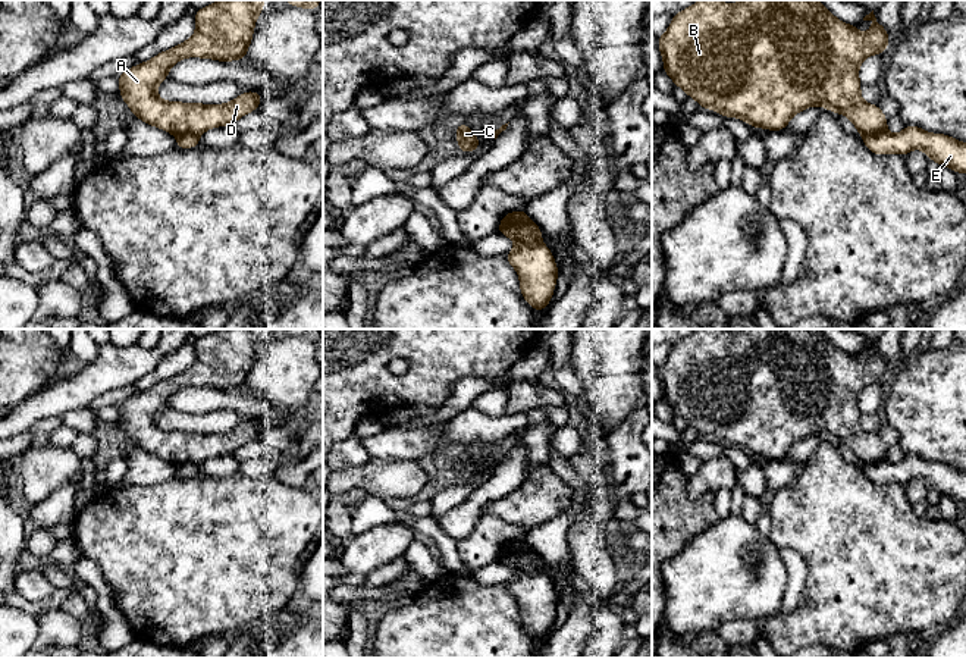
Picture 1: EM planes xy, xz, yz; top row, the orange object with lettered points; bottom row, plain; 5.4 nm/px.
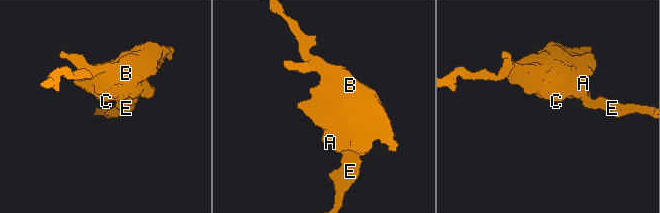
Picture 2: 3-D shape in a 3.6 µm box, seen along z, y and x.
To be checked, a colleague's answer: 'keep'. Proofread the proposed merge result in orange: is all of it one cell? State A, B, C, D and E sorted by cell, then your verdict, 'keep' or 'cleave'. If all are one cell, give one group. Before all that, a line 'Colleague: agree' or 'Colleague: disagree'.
Colleague: disagree
A B C D / E | cleave

